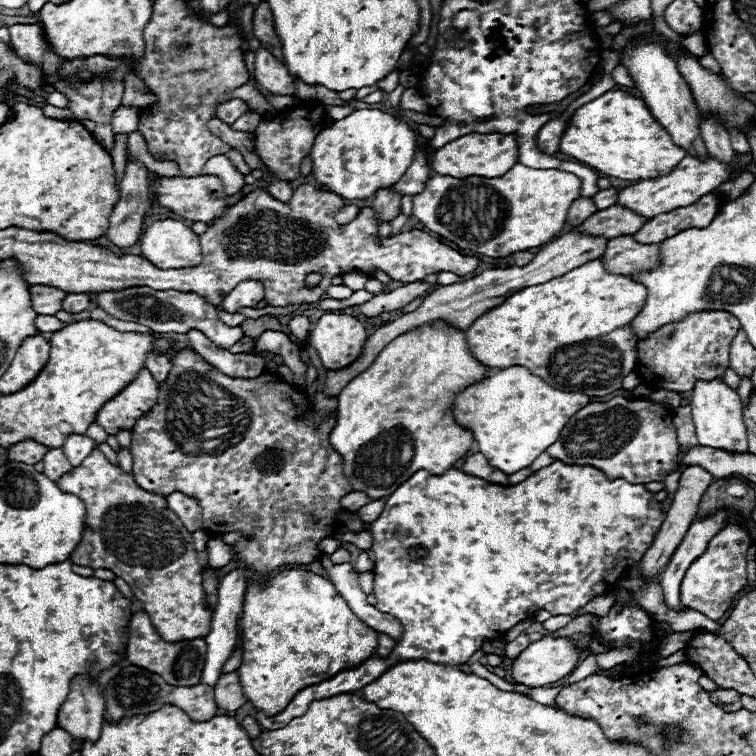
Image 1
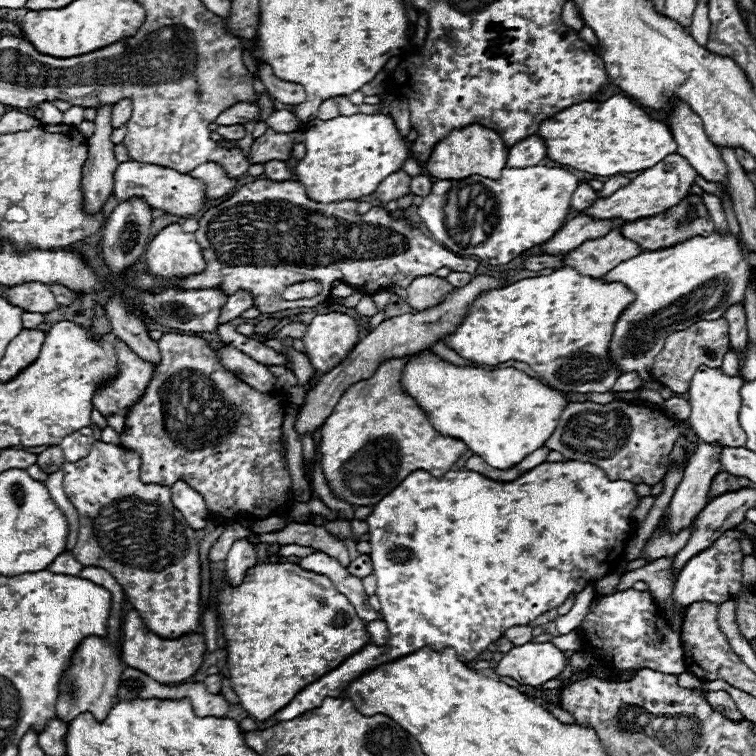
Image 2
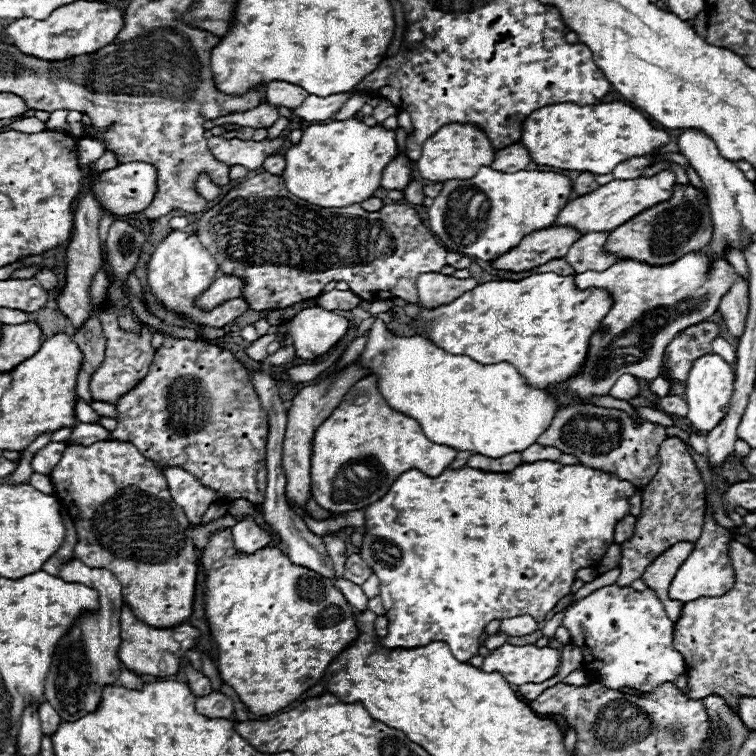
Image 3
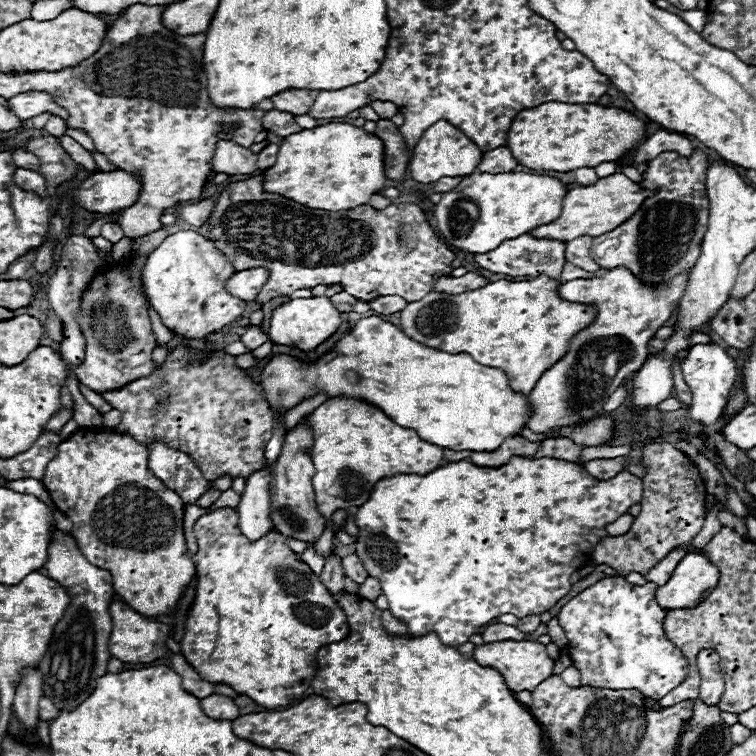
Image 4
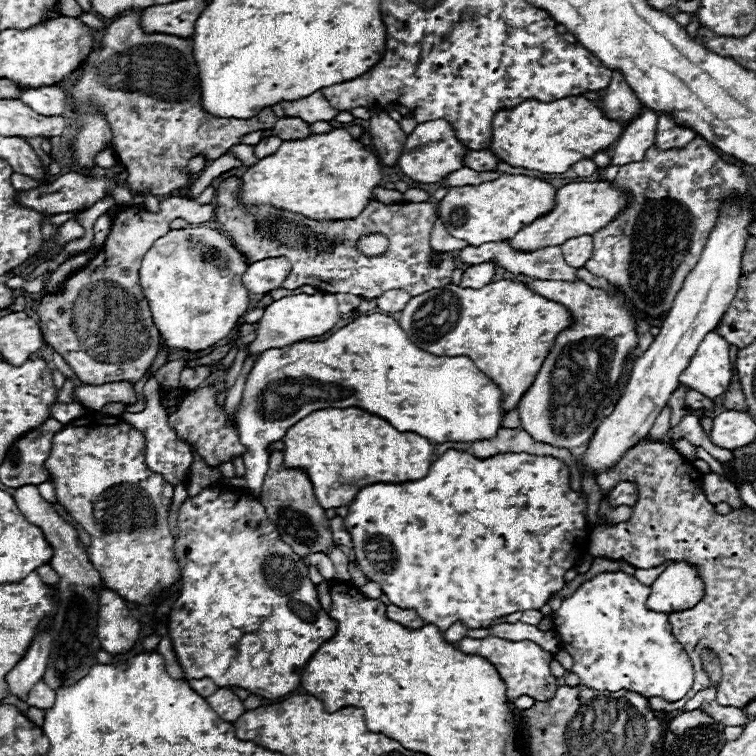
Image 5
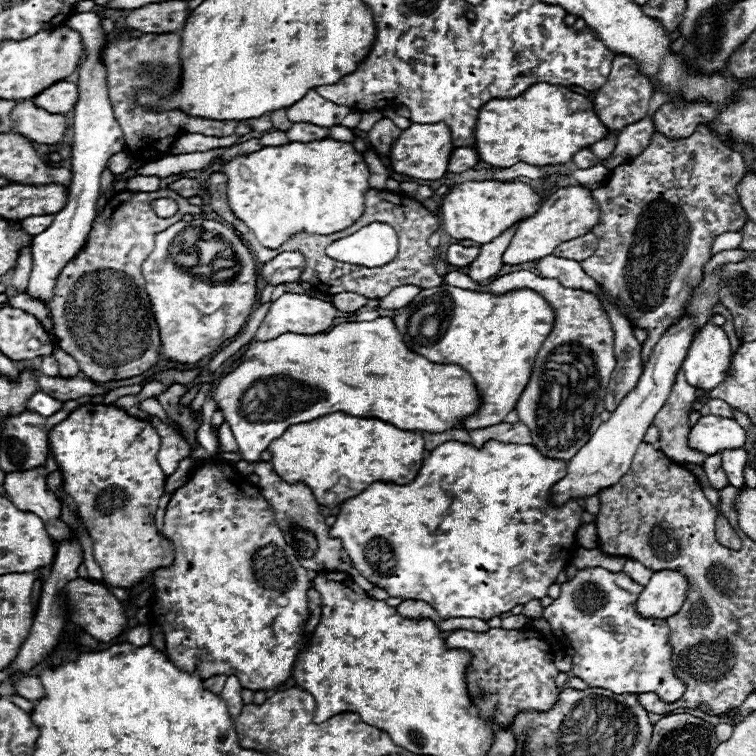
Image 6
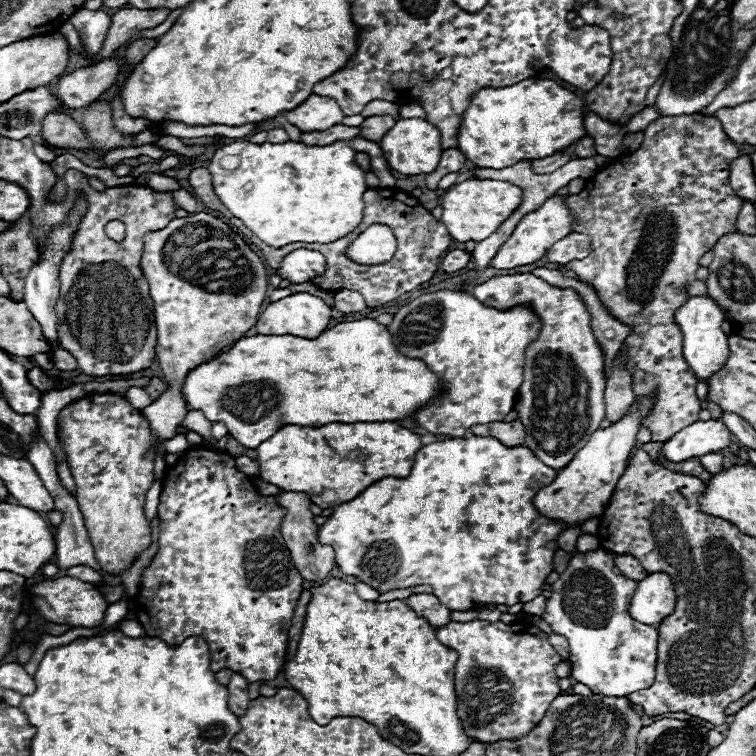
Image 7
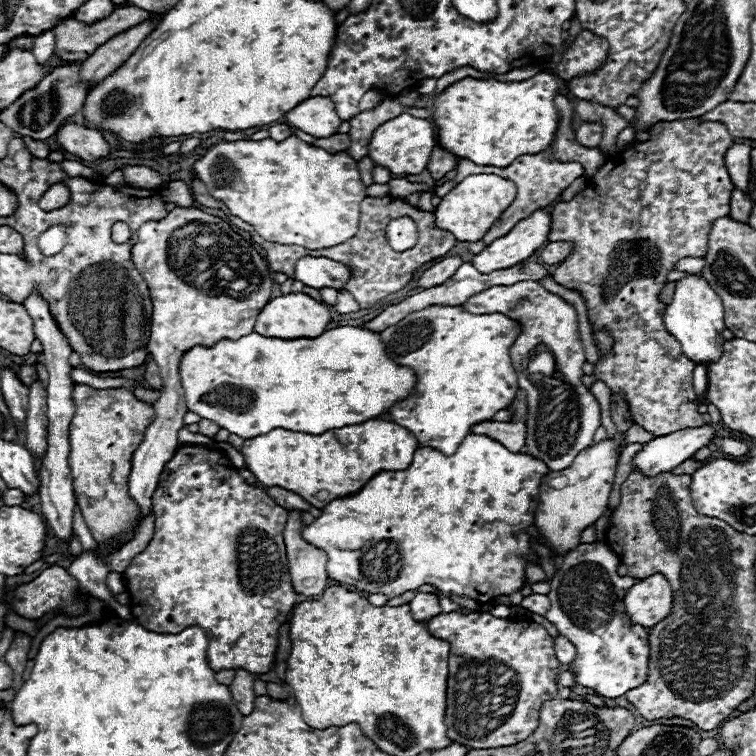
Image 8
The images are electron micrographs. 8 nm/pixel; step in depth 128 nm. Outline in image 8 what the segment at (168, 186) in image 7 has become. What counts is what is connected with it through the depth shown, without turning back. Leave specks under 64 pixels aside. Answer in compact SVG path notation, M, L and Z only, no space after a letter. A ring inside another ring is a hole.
M122 166L120 170L124 172L124 180L128 186L134 186L134 188L160 188L162 186L160 174L146 166Z

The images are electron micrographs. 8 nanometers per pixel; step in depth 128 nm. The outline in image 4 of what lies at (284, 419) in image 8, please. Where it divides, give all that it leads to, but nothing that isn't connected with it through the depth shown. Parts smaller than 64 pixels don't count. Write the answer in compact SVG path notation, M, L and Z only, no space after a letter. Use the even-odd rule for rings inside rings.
M368 316L356 322L356 326L336 342L336 346L320 356L316 362L304 362L290 354L272 356L260 374L260 386L268 408L276 416L284 416L288 410L296 408L300 402L324 392L328 398L358 398L380 408L388 418L392 418L402 428L412 428L418 436L430 444L450 450L496 450L508 436L518 434L518 430L528 420L528 398L524 394L512 392L508 378L498 368L488 368L472 360L470 354L448 354L424 346L408 338L396 324L382 320L380 316ZM268 468L256 470L248 476L246 488L242 492L240 504L238 504L238 516L240 516L240 530L246 538L256 540L264 536L268 530L274 530L274 524L270 520L270 492L268 492Z

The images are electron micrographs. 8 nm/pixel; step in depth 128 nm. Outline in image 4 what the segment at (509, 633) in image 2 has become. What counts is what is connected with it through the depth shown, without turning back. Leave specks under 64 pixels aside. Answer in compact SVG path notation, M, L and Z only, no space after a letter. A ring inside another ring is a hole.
M532 614L532 616L526 616L526 618L520 618L520 622L518 622L518 630L522 630L522 632L534 632L536 628L538 628L538 624L540 624L540 616L536 616L536 614Z

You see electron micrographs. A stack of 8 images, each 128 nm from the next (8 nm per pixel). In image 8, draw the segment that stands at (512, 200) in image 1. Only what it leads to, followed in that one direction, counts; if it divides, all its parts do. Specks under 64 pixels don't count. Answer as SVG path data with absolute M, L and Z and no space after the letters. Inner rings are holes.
M470 174L440 200L440 204L434 210L434 222L440 230L452 232L458 242L476 242L512 204L514 196L516 196L514 182L500 178L496 174Z

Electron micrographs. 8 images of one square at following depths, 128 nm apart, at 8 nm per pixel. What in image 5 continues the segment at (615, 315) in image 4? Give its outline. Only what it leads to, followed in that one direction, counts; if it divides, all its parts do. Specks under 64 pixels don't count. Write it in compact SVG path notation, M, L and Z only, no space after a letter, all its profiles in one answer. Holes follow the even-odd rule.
M532 280L526 282L526 286L536 294L566 306L574 322L556 336L538 376L518 402L518 414L522 428L536 442L570 450L586 444L604 418L602 412L610 404L608 396L616 386L622 362L634 352L638 342L634 318L630 318L622 294L608 296L604 290L592 288L582 280ZM602 348L610 348L612 354L602 356ZM598 366L604 370L596 370Z

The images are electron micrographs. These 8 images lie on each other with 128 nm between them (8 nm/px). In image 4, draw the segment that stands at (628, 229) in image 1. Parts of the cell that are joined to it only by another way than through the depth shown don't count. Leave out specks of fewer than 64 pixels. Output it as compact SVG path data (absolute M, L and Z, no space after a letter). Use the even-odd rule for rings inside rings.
M522 234L518 238L512 238L512 240L502 242L502 246L498 246L498 248L486 252L486 254L474 254L474 260L482 268L486 268L490 272L496 272L496 274L532 276L532 278L536 278L538 274L546 274L548 278L558 280L560 278L560 272L562 272L562 268L566 264L564 250L566 250L566 244L564 242L546 240L546 238L532 238L528 234Z

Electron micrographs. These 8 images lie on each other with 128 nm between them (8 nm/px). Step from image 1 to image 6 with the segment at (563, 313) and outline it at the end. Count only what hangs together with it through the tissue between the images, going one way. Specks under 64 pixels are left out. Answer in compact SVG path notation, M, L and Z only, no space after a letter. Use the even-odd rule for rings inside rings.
M436 286L422 290L392 320L410 350L436 364L458 364L474 378L484 404L480 404L476 414L466 416L460 426L464 430L476 430L478 426L504 422L506 414L514 410L530 380L534 358L552 330L554 312L532 290L492 296L454 286Z

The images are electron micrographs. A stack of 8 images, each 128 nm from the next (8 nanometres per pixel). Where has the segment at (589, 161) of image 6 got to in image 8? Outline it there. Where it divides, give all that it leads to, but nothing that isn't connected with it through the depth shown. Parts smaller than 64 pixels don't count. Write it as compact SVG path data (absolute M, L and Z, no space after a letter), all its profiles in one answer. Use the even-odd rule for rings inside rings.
M582 122L576 130L576 140L586 148L596 148L602 140L604 126L600 122Z

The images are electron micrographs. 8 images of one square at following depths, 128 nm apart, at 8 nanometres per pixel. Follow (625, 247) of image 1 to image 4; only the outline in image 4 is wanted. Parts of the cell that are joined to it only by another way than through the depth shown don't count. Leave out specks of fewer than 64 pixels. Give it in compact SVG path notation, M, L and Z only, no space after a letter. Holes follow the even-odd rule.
M582 236L566 242L566 262L588 272L600 270L600 266L590 258L590 246L592 246L592 236Z

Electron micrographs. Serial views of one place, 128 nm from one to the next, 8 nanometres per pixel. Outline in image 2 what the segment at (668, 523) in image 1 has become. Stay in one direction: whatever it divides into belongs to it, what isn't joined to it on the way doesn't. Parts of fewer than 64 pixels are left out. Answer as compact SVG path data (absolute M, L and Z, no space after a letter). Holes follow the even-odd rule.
M698 444L690 456L688 466L684 468L682 482L678 484L670 510L670 530L678 532L688 526L690 520L708 504L708 490L714 474L720 472L720 454L724 446L718 444Z

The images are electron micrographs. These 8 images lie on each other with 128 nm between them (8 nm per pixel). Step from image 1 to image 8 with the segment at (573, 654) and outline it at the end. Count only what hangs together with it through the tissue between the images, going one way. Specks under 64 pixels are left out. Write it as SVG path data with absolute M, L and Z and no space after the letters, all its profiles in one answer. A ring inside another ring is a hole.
M440 612L438 616L426 622L426 628L434 638L442 638L450 644L444 714L448 738L466 748L510 746L526 740L538 726L538 712L542 704L558 696L556 678L560 674L560 662L554 656L554 638L546 632L546 628L534 622L514 622L508 618L496 618L488 612Z

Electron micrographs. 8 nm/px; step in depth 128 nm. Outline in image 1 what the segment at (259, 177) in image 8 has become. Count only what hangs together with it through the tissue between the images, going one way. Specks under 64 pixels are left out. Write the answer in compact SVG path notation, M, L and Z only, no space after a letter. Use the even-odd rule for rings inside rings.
M354 110L330 128L322 128L310 150L312 178L328 192L342 198L370 198L378 188L398 182L408 170L416 152L416 132L392 114L380 110Z

